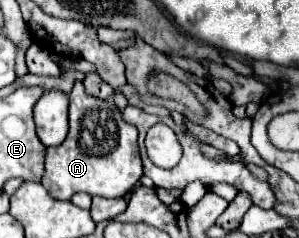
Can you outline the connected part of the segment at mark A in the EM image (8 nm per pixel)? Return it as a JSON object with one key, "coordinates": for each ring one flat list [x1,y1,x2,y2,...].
{"coordinates":[[82,81,74,83,74,89,70,91,70,133,66,141,58,147,50,147,46,151,46,173,42,177,42,185,48,189,48,193,54,199,68,201,74,193,88,193,88,195,98,195,98,197,124,197,128,195,138,179,142,177,142,159,138,153,138,133,134,125,124,123,122,113,110,103,110,101,100,101,96,97,90,97,84,93]]}

